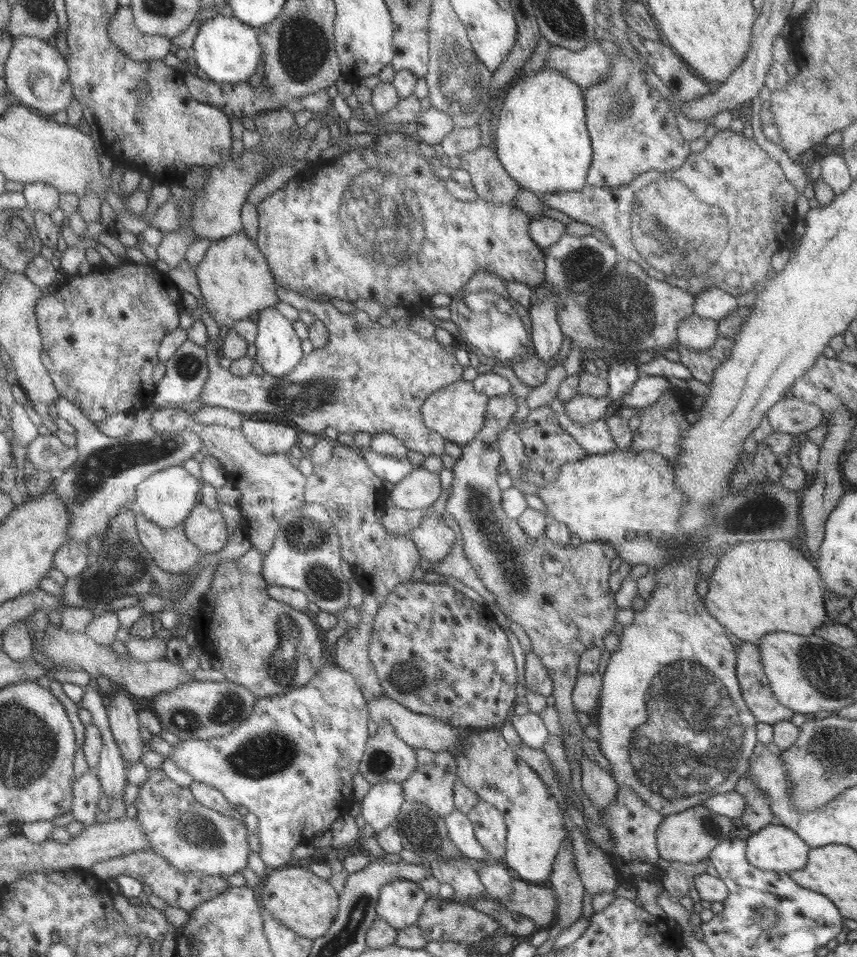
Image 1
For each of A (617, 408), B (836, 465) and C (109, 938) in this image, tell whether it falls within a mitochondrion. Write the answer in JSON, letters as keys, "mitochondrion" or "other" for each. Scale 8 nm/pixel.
{"A":"other","B":"other","C":"mitochondrion"}

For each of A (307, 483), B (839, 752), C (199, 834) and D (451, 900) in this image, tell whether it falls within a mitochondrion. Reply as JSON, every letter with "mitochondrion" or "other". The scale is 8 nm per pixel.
{"A":"other","B":"mitochondrion","C":"mitochondrion","D":"other"}

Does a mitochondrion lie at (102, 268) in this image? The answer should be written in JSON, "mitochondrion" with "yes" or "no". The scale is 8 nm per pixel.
{"mitochondrion":"no"}

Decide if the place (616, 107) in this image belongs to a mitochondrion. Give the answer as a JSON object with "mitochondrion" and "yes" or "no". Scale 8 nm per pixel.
{"mitochondrion":"yes"}

